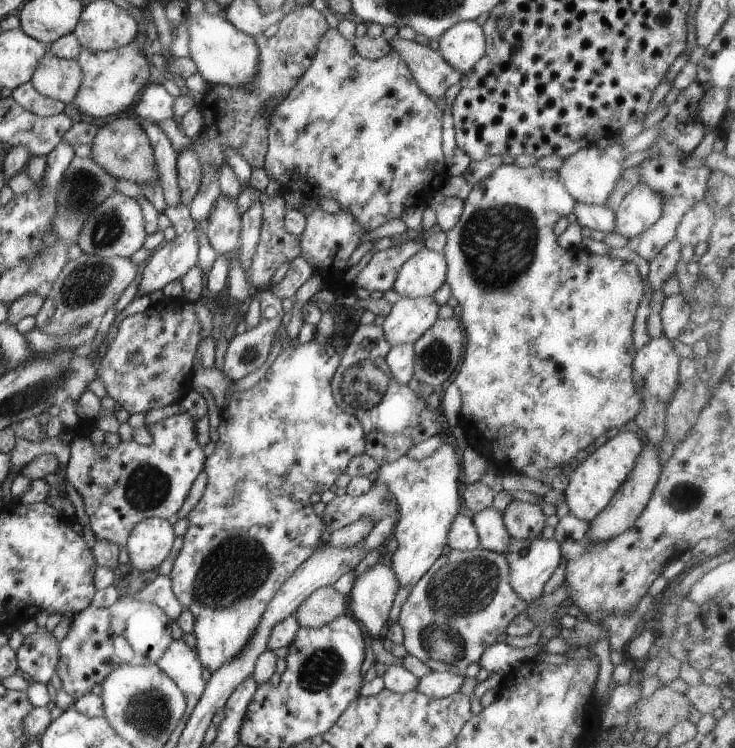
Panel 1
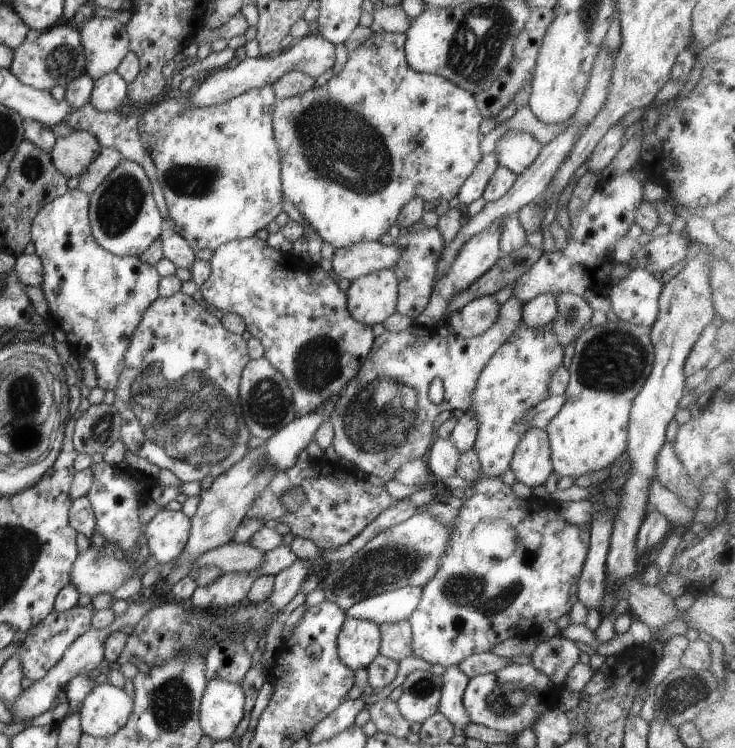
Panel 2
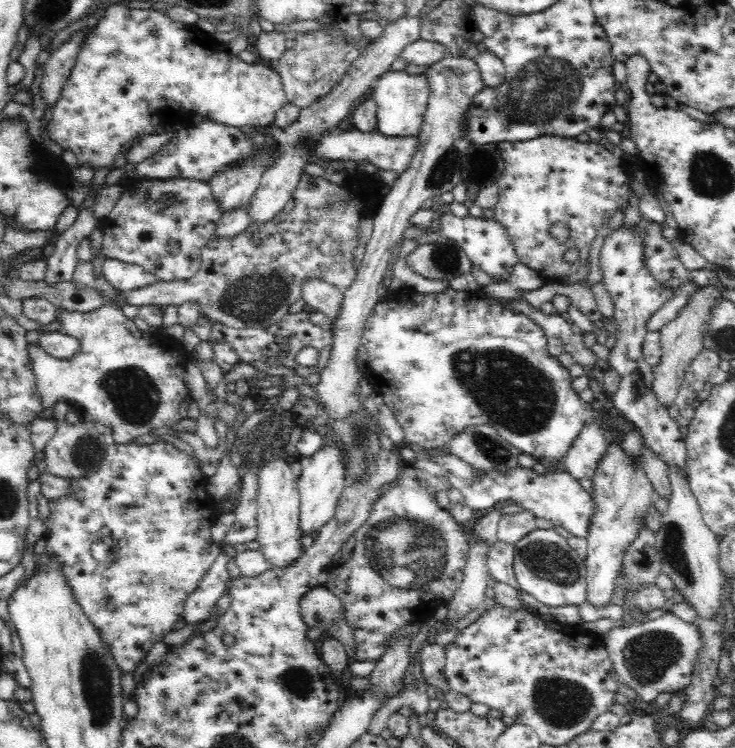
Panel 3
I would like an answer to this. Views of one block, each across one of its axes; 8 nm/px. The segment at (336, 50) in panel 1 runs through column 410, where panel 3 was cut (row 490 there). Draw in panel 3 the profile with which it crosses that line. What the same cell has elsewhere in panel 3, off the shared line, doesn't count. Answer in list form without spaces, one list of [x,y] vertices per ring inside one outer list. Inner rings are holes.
[[[165,441],[150,445],[128,444],[117,446],[113,444],[110,448],[106,448],[106,458],[96,472],[86,478],[71,479],[70,483],[71,493],[67,497],[49,501],[50,516],[45,523],[47,530],[49,530],[48,544],[46,544],[46,552],[36,557],[35,564],[42,564],[50,554],[57,556],[57,562],[61,564],[61,571],[68,581],[70,589],[72,589],[74,598],[83,608],[90,622],[99,630],[105,648],[109,648],[123,673],[134,672],[136,664],[140,660],[145,660],[145,656],[150,652],[154,642],[162,641],[162,637],[166,636],[166,633],[174,630],[174,624],[183,616],[183,606],[186,598],[196,590],[198,584],[204,578],[206,570],[210,568],[210,564],[216,558],[222,557],[220,545],[214,543],[212,537],[210,537],[210,528],[214,526],[218,517],[214,509],[216,503],[209,500],[206,492],[206,476],[196,469],[194,459],[186,456],[182,450],[178,450],[178,448]],[[104,536],[112,538],[119,546],[119,558],[110,560],[110,562],[96,560],[90,551],[92,550],[92,544],[96,540],[104,538]]]

